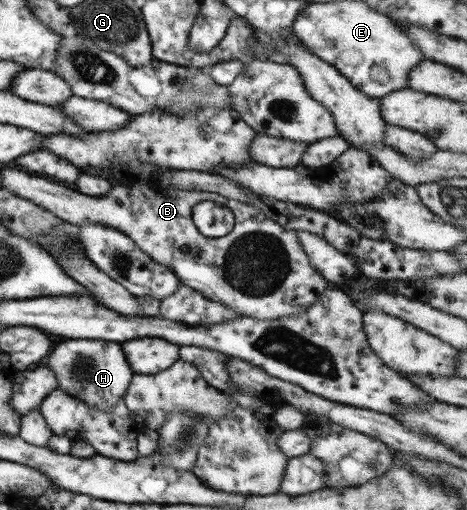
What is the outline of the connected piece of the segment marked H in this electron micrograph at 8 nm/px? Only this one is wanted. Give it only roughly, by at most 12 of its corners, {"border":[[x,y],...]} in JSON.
{"border":[[65,340],[44,360],[58,390],[99,411],[134,375],[119,344]]}

